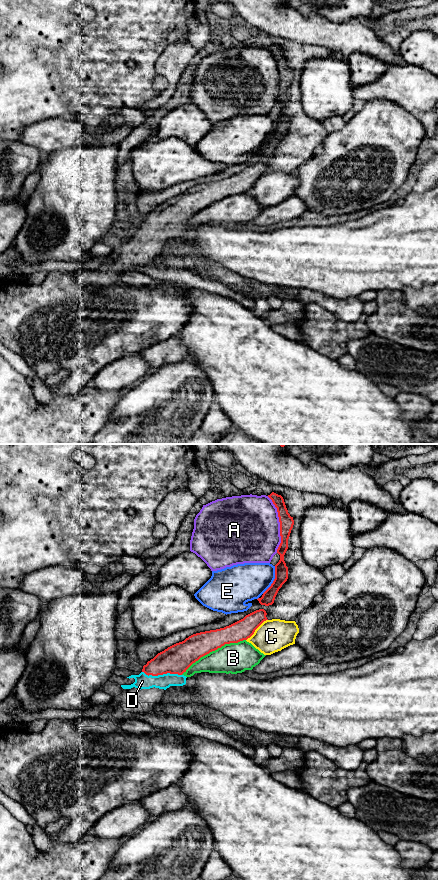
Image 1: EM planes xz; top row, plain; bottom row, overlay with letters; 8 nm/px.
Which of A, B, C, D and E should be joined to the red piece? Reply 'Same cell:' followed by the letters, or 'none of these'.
Same cell: D

